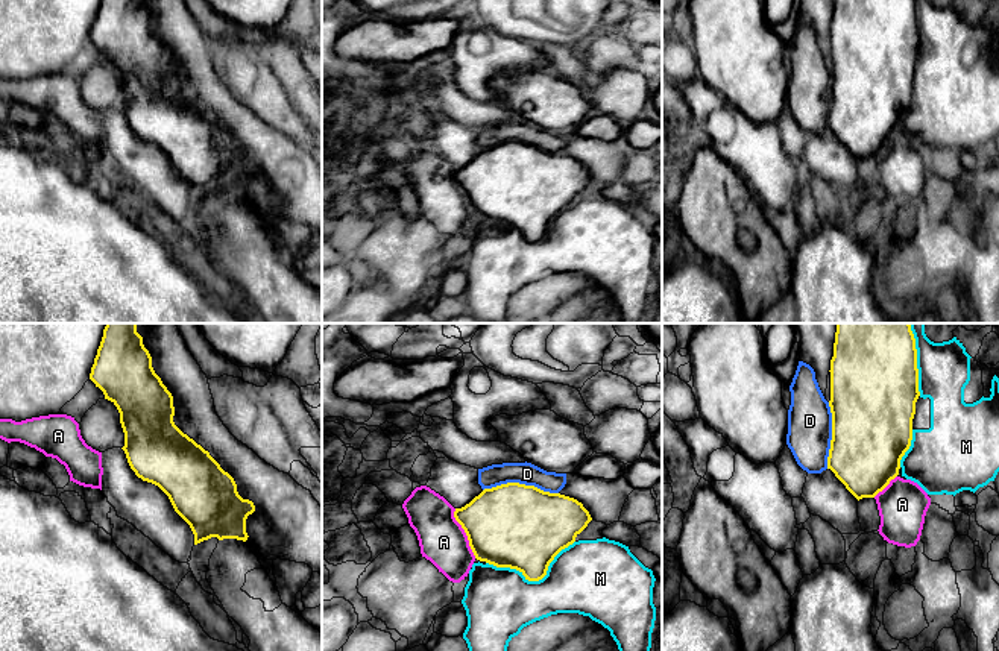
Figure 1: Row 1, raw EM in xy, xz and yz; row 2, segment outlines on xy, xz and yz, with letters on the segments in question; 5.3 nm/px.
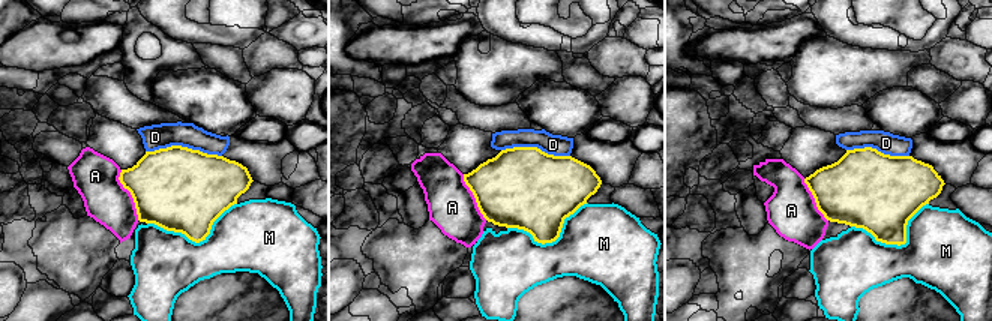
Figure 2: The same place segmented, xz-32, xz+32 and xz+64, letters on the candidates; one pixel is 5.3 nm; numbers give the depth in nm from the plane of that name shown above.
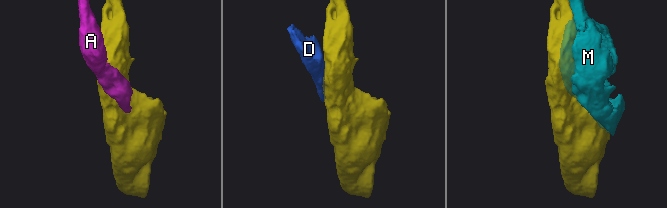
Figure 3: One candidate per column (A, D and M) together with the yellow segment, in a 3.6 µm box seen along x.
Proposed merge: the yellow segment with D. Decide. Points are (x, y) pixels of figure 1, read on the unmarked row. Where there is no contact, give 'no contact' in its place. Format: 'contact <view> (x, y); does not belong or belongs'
contact xz (521, 144); does not belong

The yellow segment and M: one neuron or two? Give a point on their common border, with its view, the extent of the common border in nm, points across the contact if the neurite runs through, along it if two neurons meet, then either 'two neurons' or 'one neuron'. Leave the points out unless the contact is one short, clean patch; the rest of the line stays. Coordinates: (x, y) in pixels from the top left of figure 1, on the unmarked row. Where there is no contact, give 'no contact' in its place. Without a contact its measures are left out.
xz (533, 240) | 480 nm | two neurons

